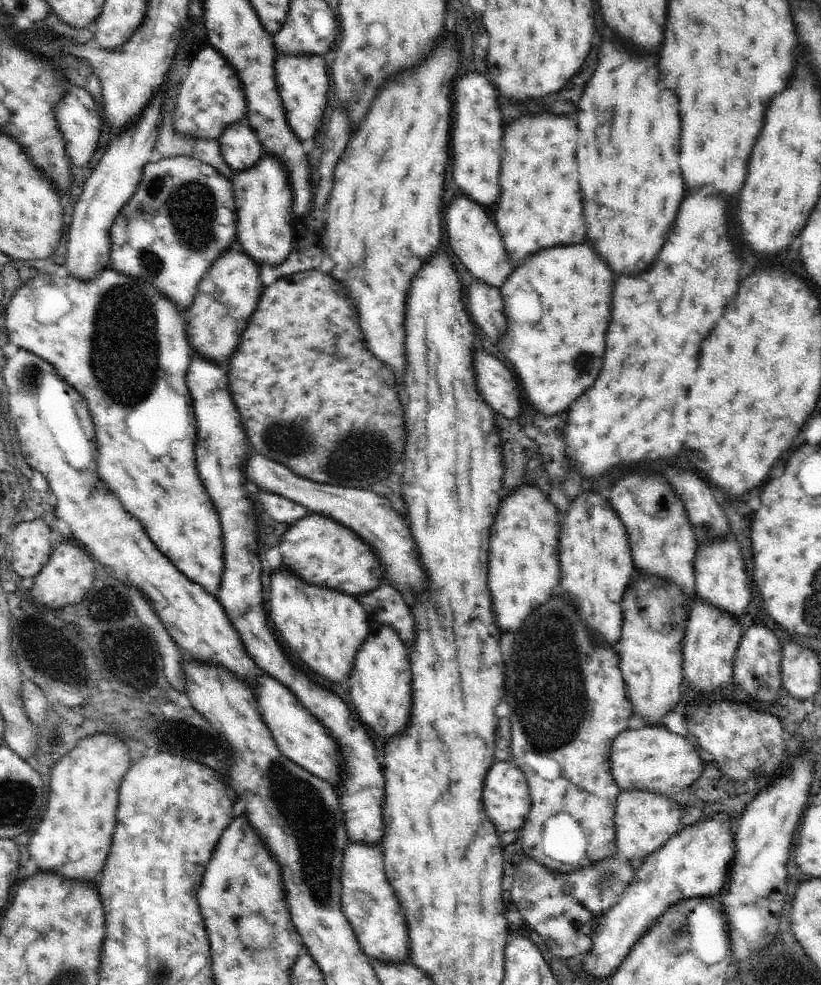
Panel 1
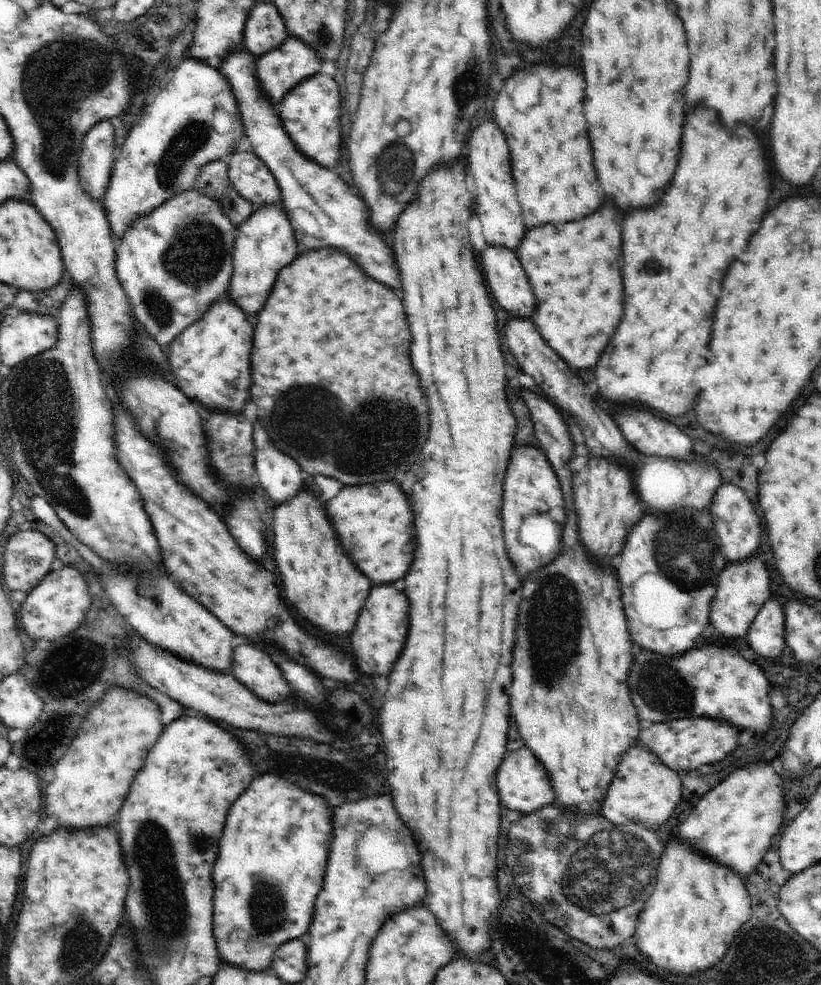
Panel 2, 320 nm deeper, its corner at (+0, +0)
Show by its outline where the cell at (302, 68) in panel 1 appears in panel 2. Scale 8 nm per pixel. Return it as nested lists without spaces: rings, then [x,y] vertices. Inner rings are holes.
[[[318,72],[307,78],[286,94],[277,111],[290,140],[308,160],[326,168],[334,168],[338,164],[342,148],[342,95],[333,77]]]

